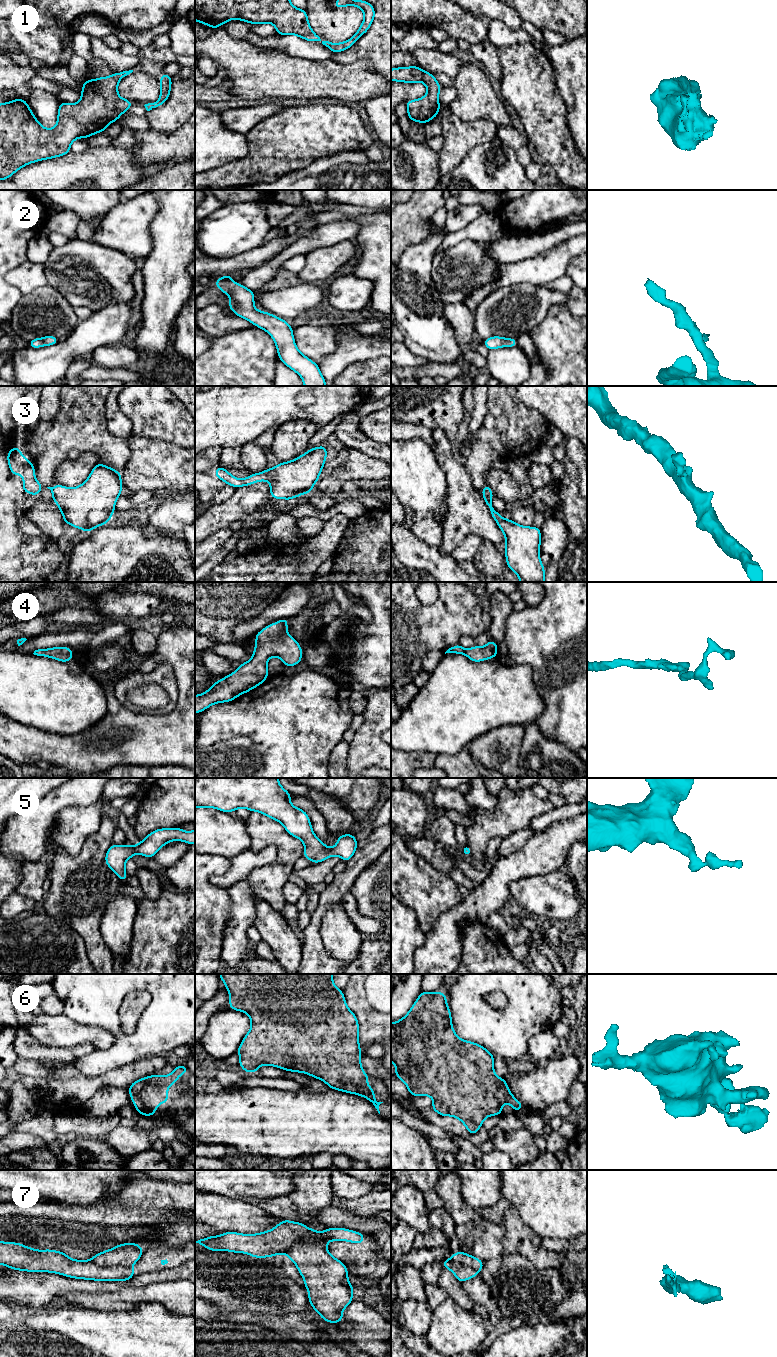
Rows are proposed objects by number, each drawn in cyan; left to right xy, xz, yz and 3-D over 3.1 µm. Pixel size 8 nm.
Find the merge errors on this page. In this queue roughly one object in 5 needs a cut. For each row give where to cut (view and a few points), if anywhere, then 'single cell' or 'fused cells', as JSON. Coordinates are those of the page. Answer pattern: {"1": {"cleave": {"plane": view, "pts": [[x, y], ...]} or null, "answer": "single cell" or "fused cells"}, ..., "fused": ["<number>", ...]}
{"1": {"cleave": null, "answer": "single cell"}, "2": {"cleave": null, "answer": "single cell"}, "3": {"cleave": null, "answer": "single cell"}, "4": {"cleave": null, "answer": "single cell"}, "5": {"cleave": null, "answer": "single cell"}, "6": {"cleave": null, "answer": "single cell"}, "7": {"cleave": {"plane": "xz", "pts": [[328, 1240], [323, 1233], [306, 1233], [294, 1244], [287, 1255]]}, "answer": "fused cells"}, "fused": ["7"]}

